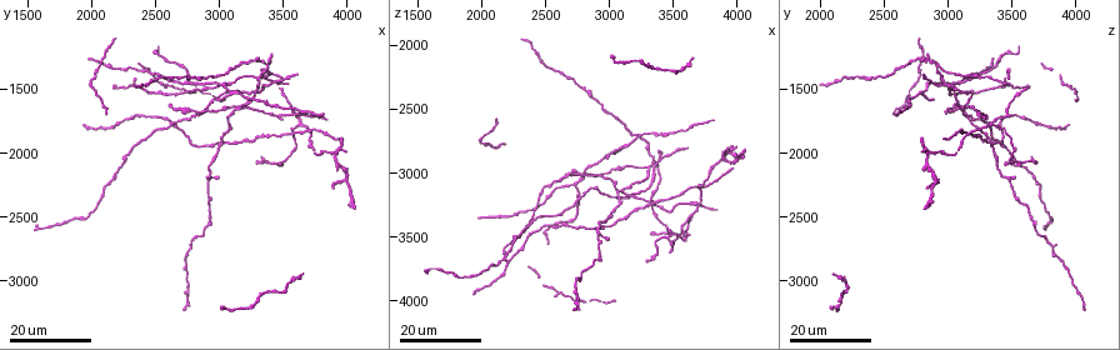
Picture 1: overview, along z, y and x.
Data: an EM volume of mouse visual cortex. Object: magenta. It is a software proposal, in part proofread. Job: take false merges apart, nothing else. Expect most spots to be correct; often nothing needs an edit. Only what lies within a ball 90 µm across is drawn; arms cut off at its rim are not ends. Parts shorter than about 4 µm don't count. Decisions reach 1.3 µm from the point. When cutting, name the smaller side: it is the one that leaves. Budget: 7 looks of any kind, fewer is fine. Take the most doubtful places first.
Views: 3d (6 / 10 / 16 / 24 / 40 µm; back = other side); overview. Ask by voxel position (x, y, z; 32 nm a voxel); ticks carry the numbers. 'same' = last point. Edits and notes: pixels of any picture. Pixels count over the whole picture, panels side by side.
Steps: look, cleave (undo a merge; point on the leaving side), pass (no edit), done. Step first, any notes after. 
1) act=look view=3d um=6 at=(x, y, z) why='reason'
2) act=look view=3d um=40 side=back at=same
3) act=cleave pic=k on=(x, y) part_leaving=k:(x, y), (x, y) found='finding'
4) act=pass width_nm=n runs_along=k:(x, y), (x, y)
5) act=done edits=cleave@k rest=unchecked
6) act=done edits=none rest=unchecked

act=look view=3d um=16 at=(3080, 1540, 2800) why='two arms in line, one across'

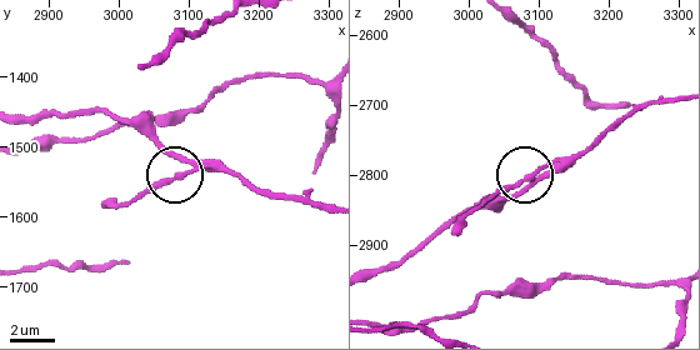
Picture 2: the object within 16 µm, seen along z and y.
act=look view=3d um=10 at=(3085, 1540, 2805) why='closer look'

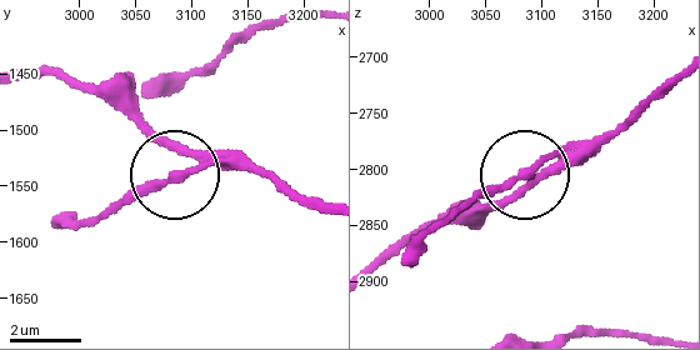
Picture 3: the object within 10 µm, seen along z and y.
act=look view=3d um=10 side=back at=(3092, 1542, 2798) why='from behind'

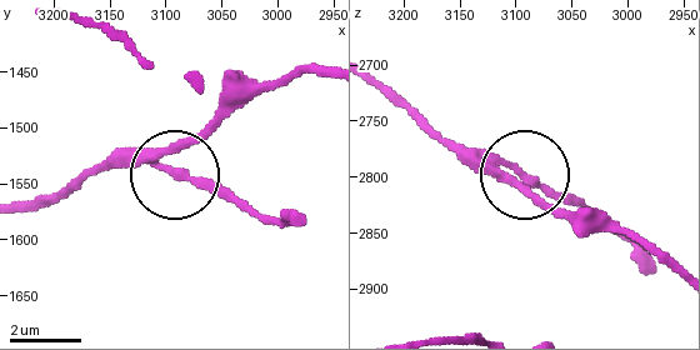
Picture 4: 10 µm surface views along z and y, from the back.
act=pass width_nm=200 found='all the same neuron'

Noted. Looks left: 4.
act=look view=3d um=16 at=(3320, 1480, 3000) why='three-way junction'

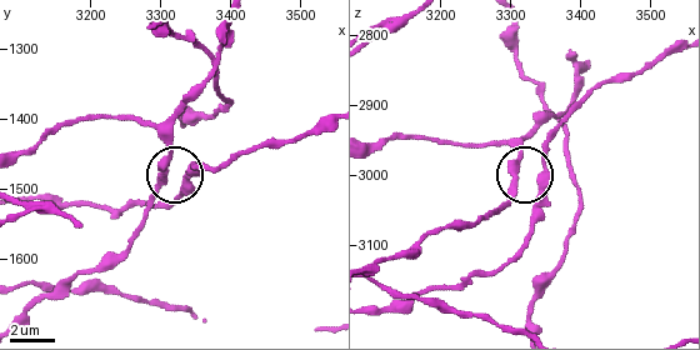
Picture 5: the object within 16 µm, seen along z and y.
act=look view=3d um=6 at=(3310, 1470, 3000) why='closer look'

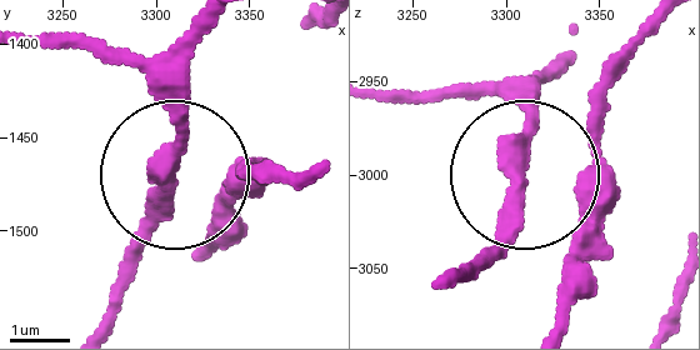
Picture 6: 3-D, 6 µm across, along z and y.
act=pass width_nm=280 found='all the same neuron'

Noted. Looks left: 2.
act=look view=3d um=16 at=(3020, 1920, 3360) why='two arms at a narrow angle'

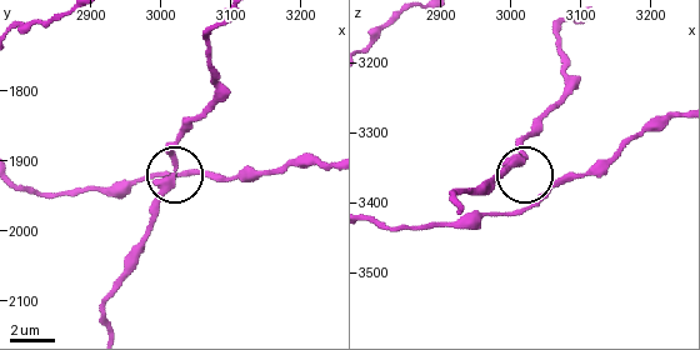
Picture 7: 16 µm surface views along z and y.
act=look view=3d um=6 at=(3015, 1925, 3340)

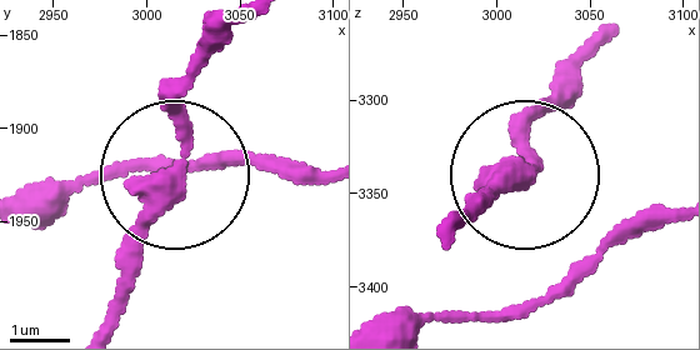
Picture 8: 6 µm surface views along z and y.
act=pass runs_along=8:(660, 215), (620, 220), (535, 171), (445, 215) found='all the same neuron'

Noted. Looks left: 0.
act=done edits=none rest=unchecked

